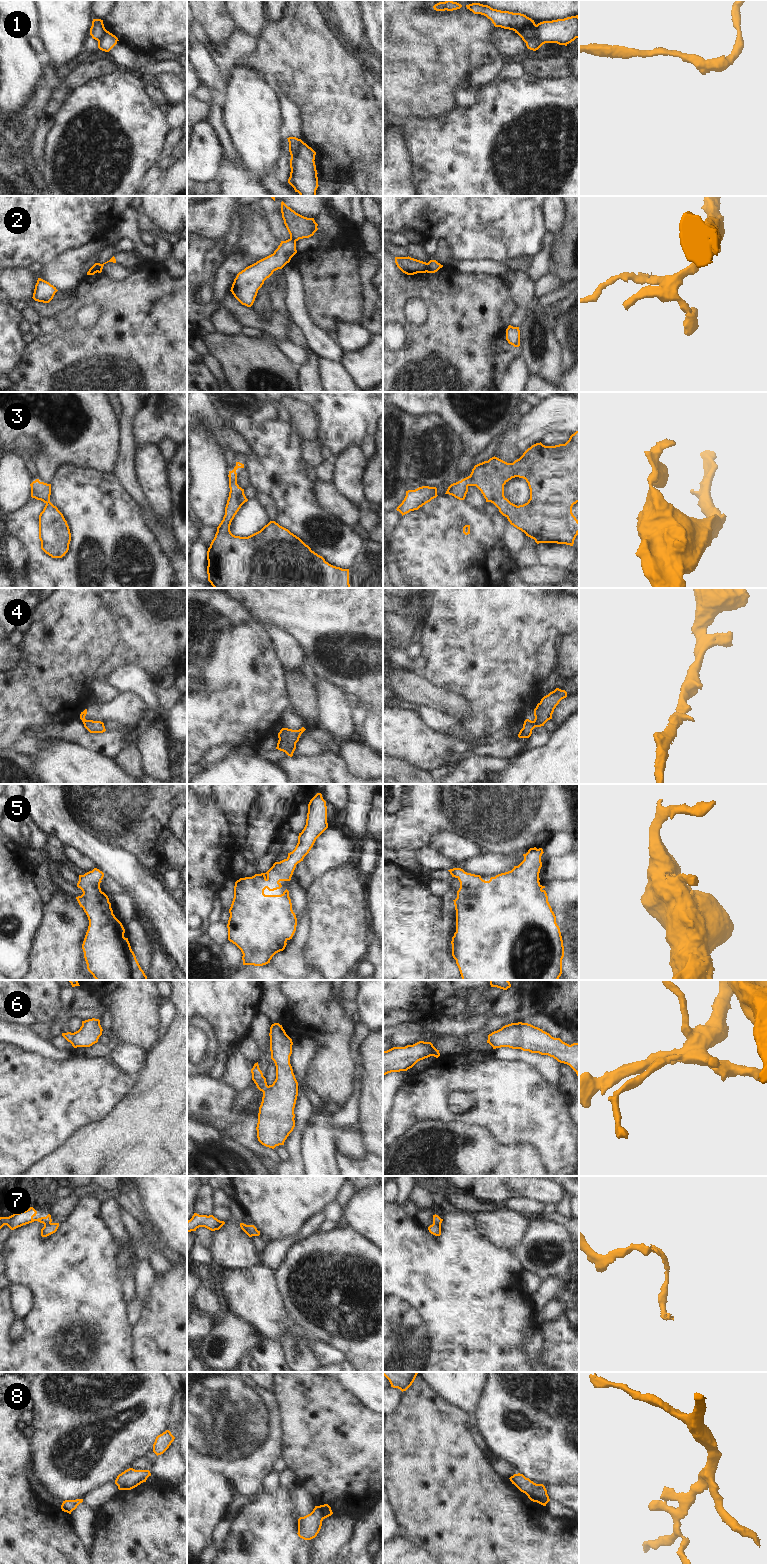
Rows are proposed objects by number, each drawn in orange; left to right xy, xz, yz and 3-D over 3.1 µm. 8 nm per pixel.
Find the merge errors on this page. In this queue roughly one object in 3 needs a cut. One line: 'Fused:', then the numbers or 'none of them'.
Fused: 1, 2, 7

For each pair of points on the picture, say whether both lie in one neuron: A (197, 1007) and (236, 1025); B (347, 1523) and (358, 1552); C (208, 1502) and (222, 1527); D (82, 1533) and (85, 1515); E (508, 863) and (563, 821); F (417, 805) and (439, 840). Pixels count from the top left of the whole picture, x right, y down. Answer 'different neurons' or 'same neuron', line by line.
A: same neuron
B: different neurons
C: different neurons
D: same neuron
E: different neurons
F: different neurons

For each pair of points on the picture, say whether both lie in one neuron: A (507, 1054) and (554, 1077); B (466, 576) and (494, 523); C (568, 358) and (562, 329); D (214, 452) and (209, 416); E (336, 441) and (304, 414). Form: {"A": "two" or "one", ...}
{"A": "one", "B": "one", "C": "one", "D": "two", "E": "two"}

